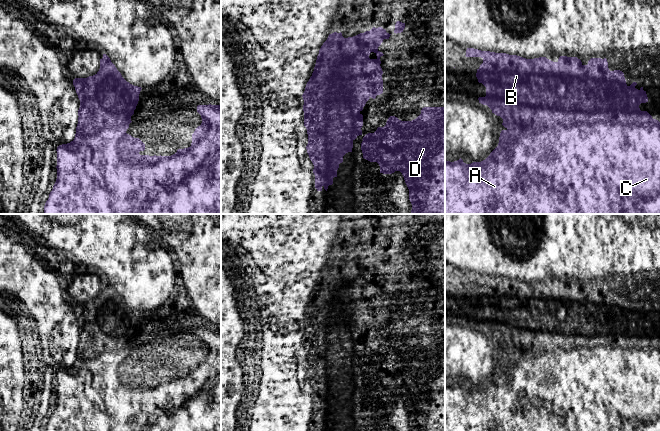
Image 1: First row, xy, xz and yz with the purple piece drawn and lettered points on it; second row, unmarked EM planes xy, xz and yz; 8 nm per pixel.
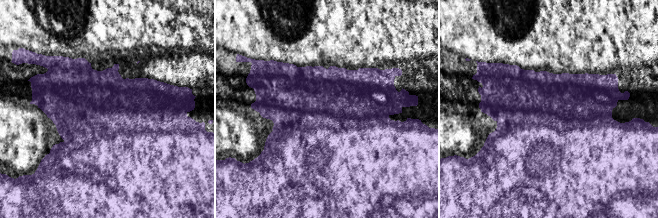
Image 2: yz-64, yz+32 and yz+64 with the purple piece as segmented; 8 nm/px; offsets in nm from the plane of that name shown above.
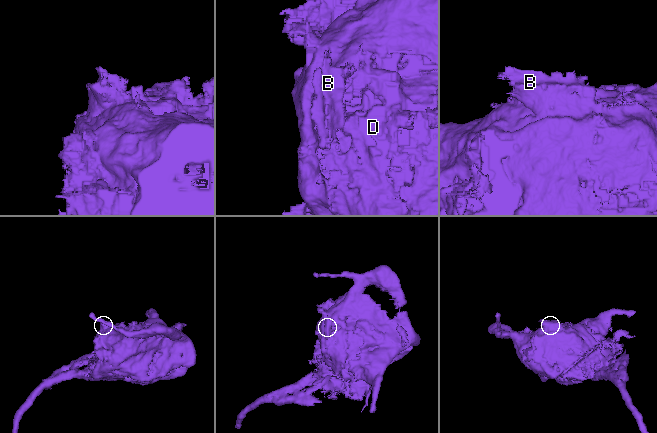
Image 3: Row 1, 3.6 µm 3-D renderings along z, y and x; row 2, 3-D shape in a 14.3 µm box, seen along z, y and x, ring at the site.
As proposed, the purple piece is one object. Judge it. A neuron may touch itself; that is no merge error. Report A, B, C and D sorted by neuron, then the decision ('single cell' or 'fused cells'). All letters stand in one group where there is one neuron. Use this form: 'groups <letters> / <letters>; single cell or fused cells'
groups A C D / B; fused cells

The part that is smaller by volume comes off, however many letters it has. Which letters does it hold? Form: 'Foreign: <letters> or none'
Foreign: B

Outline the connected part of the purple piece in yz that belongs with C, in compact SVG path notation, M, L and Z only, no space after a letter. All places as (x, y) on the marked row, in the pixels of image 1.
M591 58L587 65L576 66L576 86L573 90L566 92L565 96L576 96L576 103L573 106L569 103L554 105L554 120L551 123L543 124L538 127L522 125L520 129L502 130L499 137L498 146L490 153L490 155L481 162L473 162L466 164L460 158L457 161L445 161L445 214L660 214L660 122L653 119L647 111L641 111L639 105L648 102L646 91L641 87L639 90L635 88L636 82L630 86L626 84L624 73L620 70L610 71L607 59Z

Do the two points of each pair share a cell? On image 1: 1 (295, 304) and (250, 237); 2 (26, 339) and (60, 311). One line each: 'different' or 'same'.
1: same
2: different

